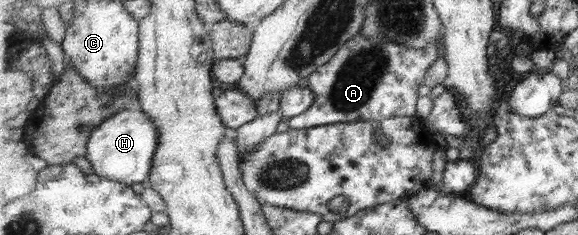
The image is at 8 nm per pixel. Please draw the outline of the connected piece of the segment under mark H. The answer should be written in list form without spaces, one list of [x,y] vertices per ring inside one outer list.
[[[138,105],[106,119],[90,137],[88,155],[96,175],[125,184],[144,183],[153,170],[153,159],[158,149],[160,133],[156,123]]]

